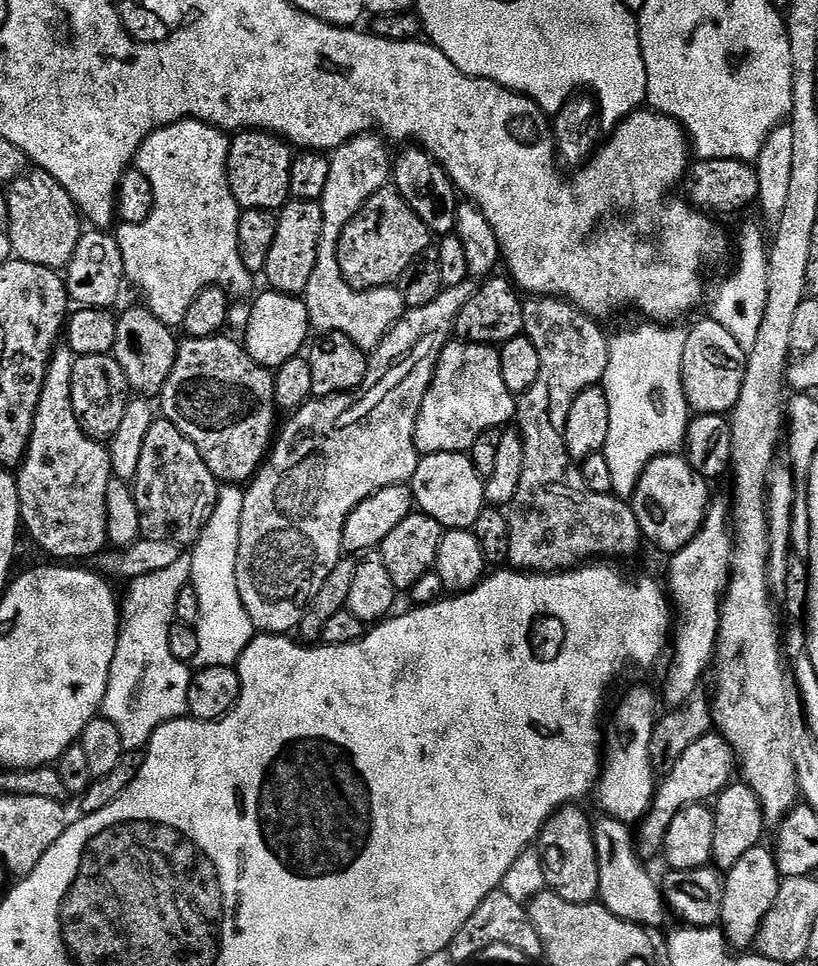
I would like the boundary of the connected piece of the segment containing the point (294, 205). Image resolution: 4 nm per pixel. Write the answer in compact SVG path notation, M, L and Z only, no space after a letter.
M289 199L288 203L279 209L274 246L270 246L270 258L266 258L262 273L263 279L268 279L267 287L271 291L303 297L306 286L310 286L310 274L314 274L314 262L318 262L323 221L319 200Z

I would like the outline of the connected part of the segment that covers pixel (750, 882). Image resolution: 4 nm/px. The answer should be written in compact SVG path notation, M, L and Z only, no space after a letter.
M759 844L748 850L739 862L728 870L724 876L722 910L720 911L720 926L729 945L736 950L749 949L760 932L761 922L777 901L780 881L780 871L773 851Z

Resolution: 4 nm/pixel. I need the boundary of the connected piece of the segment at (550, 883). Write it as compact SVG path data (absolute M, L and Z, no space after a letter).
M580 806L560 808L546 823L544 823L544 829L541 830L538 837L538 851L544 860L545 885L547 885L551 891L556 892L558 894L558 898L566 898L566 902L574 902L575 904L591 904L597 899L597 897L599 897L600 883L598 882L598 858L596 857L596 837L594 835L594 824L591 819L588 821L587 814L580 809Z

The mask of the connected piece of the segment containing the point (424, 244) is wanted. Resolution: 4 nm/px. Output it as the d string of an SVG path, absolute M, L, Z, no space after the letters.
M395 187L379 188L365 202L362 210L350 218L346 230L338 238L336 257L338 266L346 282L360 292L372 288L387 288L400 279L402 270L418 258L433 243L434 237L428 227L406 206L406 202L396 193Z

